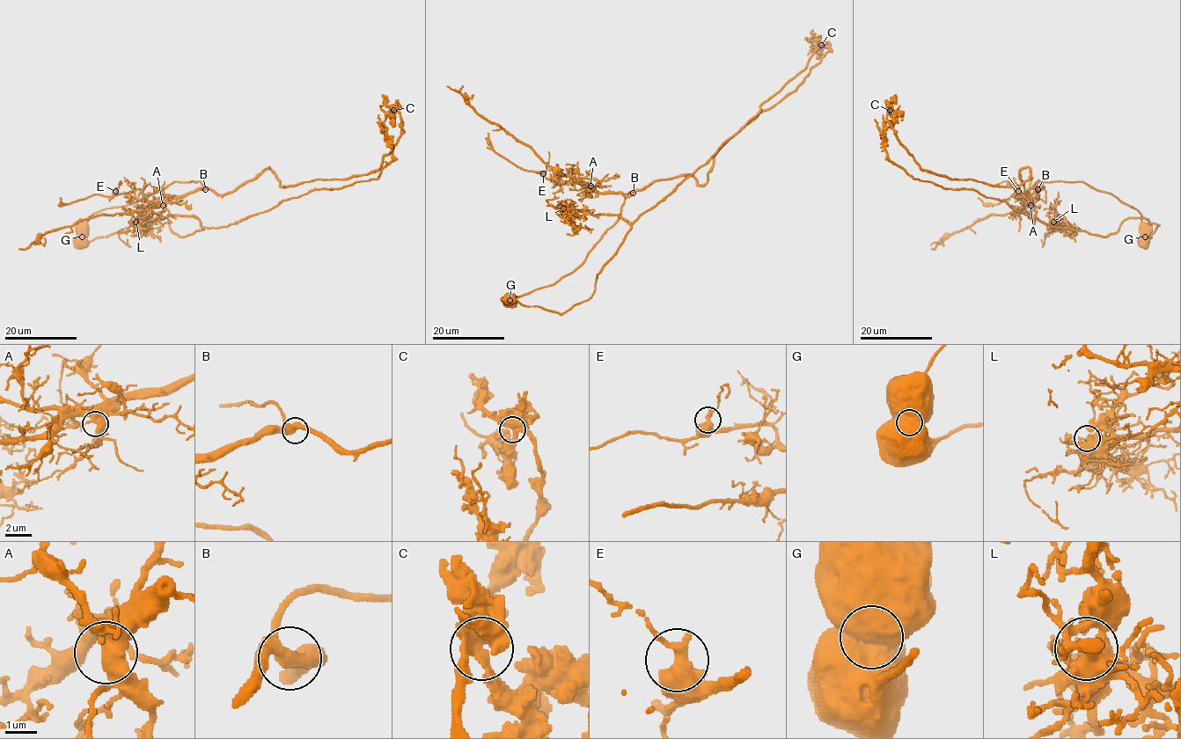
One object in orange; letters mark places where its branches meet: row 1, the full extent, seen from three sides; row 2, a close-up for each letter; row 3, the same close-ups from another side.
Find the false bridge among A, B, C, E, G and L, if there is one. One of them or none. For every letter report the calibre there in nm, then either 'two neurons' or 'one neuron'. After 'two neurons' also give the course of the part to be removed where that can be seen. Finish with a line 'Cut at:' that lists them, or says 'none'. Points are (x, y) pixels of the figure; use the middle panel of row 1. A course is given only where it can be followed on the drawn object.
A: calibre 600 nm; one neuron
B: calibre 400 nm; one neuron
C: calibre 460 nm; one neuron
E: calibre 480 nm; one neuron
G: calibre 1450 nm; two neurons; course (509, 300), (560, 313), (587, 301), (597, 274), (632, 223), (803, 69), (819, 43), (806, 37)
L: calibre 480 nm; one neuron
Cut at: G

